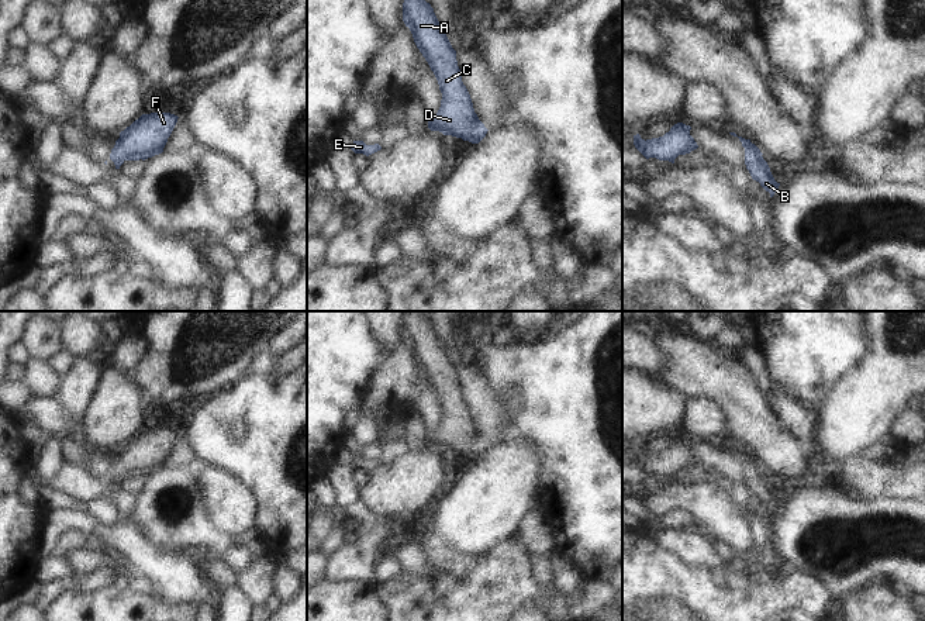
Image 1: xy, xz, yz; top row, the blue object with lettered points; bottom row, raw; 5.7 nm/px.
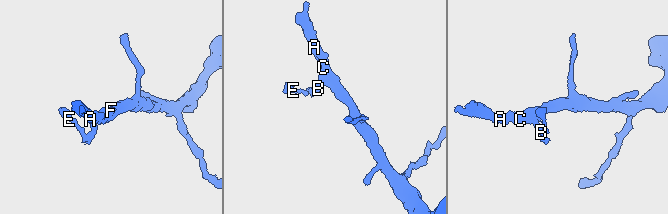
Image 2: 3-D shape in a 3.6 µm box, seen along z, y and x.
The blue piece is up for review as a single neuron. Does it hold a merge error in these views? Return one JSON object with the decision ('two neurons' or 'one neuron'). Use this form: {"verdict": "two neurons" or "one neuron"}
{"verdict": "one neuron"}

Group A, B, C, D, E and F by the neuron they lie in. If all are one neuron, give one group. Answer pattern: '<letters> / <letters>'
A B C D E F

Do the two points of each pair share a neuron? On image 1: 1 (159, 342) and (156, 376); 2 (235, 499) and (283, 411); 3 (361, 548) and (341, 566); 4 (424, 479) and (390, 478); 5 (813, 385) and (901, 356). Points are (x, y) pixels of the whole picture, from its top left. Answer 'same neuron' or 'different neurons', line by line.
1: same neuron
2: different neurons
3: same neuron
4: same neuron
5: different neurons

